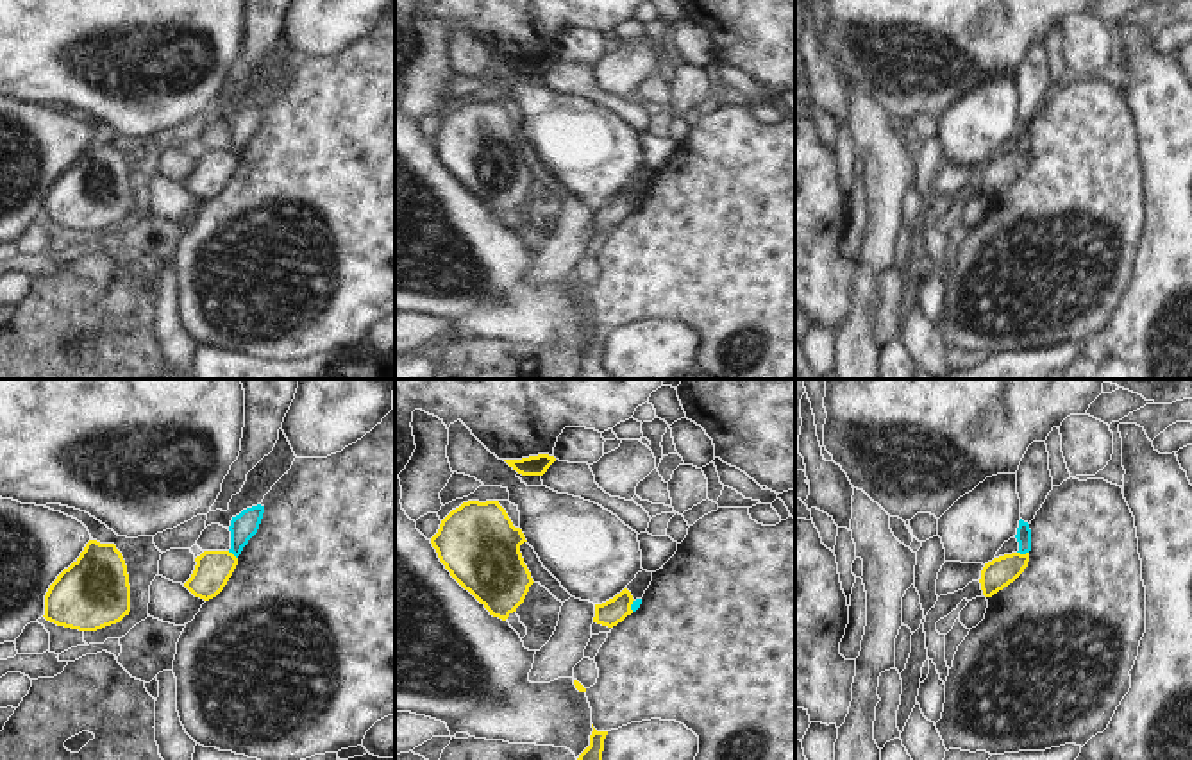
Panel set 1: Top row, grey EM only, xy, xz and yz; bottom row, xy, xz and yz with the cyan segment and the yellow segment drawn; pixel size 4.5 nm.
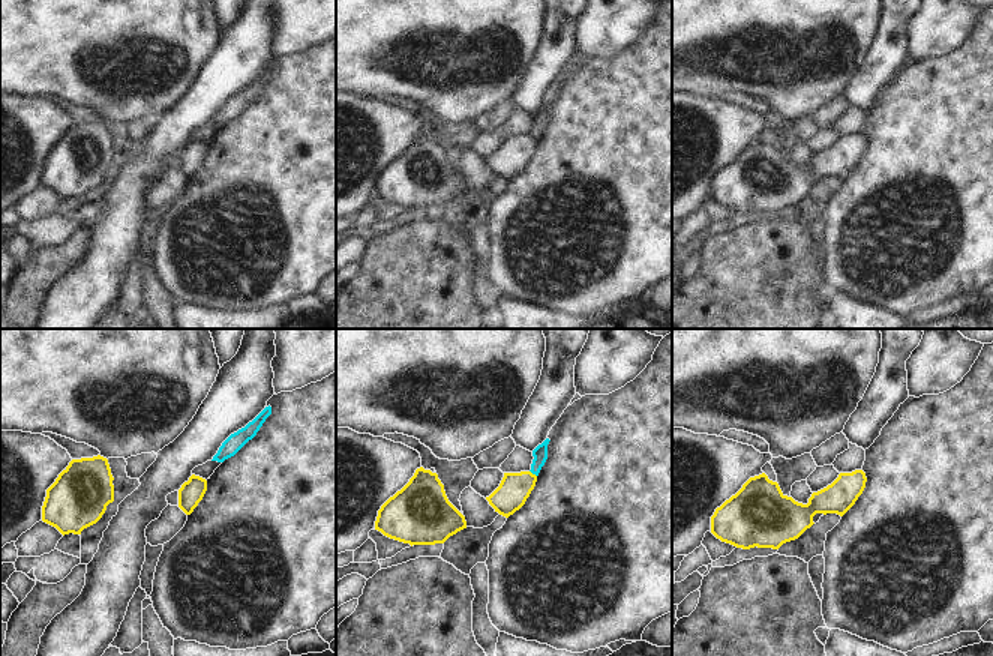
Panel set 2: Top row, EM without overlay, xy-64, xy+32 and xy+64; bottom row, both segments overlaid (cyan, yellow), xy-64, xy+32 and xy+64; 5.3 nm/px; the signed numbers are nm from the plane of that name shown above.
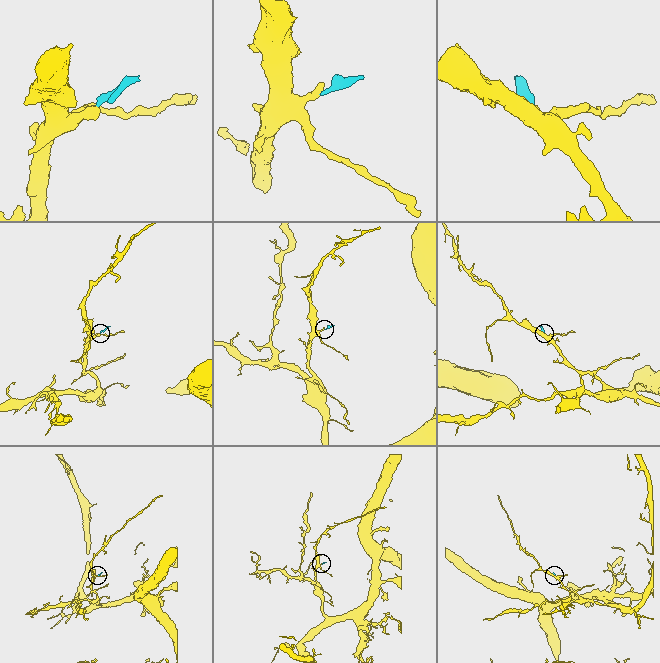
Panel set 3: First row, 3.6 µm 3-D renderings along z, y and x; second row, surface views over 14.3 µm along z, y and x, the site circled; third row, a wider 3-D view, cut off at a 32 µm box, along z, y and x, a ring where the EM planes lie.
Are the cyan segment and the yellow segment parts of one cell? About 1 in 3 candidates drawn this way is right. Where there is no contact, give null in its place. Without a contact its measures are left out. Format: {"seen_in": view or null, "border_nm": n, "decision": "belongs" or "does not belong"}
{"seen_in": "yz", "border_nm": 60, "decision": "does not belong"}

